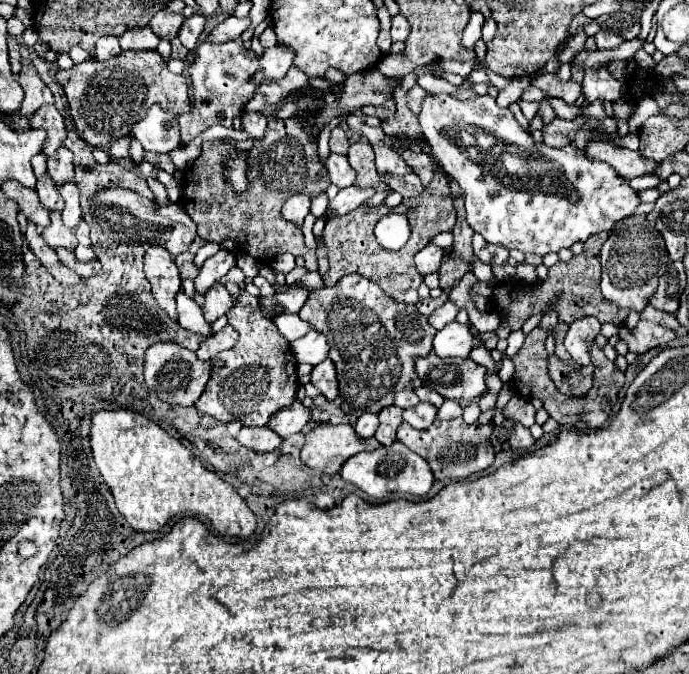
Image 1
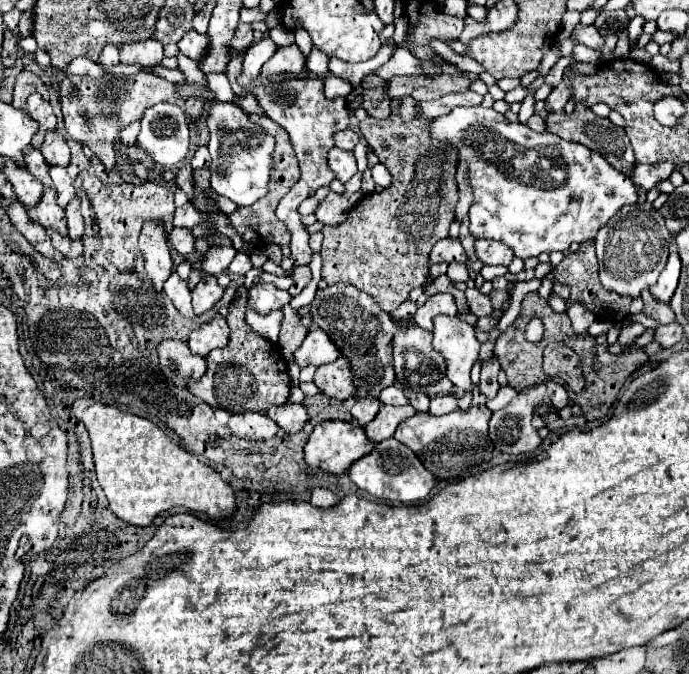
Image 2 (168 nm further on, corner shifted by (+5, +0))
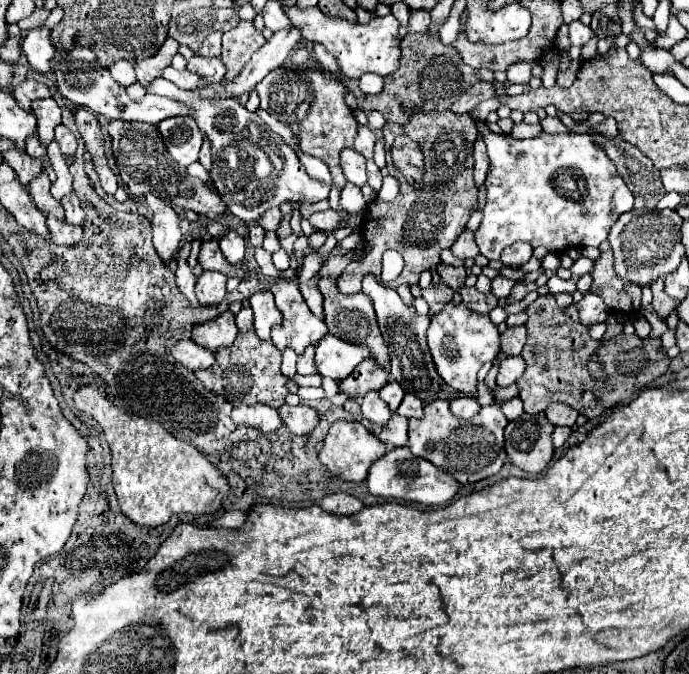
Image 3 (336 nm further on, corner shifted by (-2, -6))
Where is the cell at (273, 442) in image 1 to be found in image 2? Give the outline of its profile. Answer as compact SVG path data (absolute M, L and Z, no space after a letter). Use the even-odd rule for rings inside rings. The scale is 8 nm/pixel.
M236 413L230 415L228 427L242 439L272 439L278 425L266 413Z

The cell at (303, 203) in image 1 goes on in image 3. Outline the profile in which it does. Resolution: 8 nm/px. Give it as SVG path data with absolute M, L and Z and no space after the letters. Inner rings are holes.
M285 65L273 69L261 83L257 83L255 89L261 99L261 109L275 113L281 123L289 125L293 135L299 139L301 151L325 162L333 175L333 185L343 189L347 179L336 162L339 161L341 149L353 147L353 139L359 129L353 111L343 101L347 91L343 81L337 75L325 71L319 73L307 67Z

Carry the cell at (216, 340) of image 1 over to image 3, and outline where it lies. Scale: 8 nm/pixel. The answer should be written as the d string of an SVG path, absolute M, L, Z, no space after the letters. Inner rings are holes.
M225 311L219 317L197 325L193 329L193 341L209 351L219 351L221 347L229 347L235 341L237 333L239 329L235 325L235 315L231 311Z

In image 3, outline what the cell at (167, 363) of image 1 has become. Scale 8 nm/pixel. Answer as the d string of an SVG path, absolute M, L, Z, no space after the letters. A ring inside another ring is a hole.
M191 339L189 341L179 341L173 347L173 357L193 373L199 371L199 369L207 369L209 365L215 363L215 355L211 351L207 351L205 347L193 343Z

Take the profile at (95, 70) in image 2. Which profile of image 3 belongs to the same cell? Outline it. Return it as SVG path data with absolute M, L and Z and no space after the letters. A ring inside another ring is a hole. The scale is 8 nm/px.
M161 77L145 85L145 91L173 97L193 107L193 119L197 121L199 129L211 139L213 151L213 167L209 171L211 181L221 199L227 203L229 211L237 215L241 221L253 221L267 209L279 207L283 201L315 203L329 197L331 185L311 179L305 167L299 163L293 149L281 139L281 135L273 133L267 123L263 123L255 113L241 107L239 101L201 99L197 89L183 91L175 87L171 81Z

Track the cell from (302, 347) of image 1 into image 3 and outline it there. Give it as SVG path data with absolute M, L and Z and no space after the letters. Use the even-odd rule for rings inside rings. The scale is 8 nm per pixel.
M325 335L315 349L315 367L319 375L335 381L345 379L363 359L369 357L369 349L361 345L345 343L339 337Z

